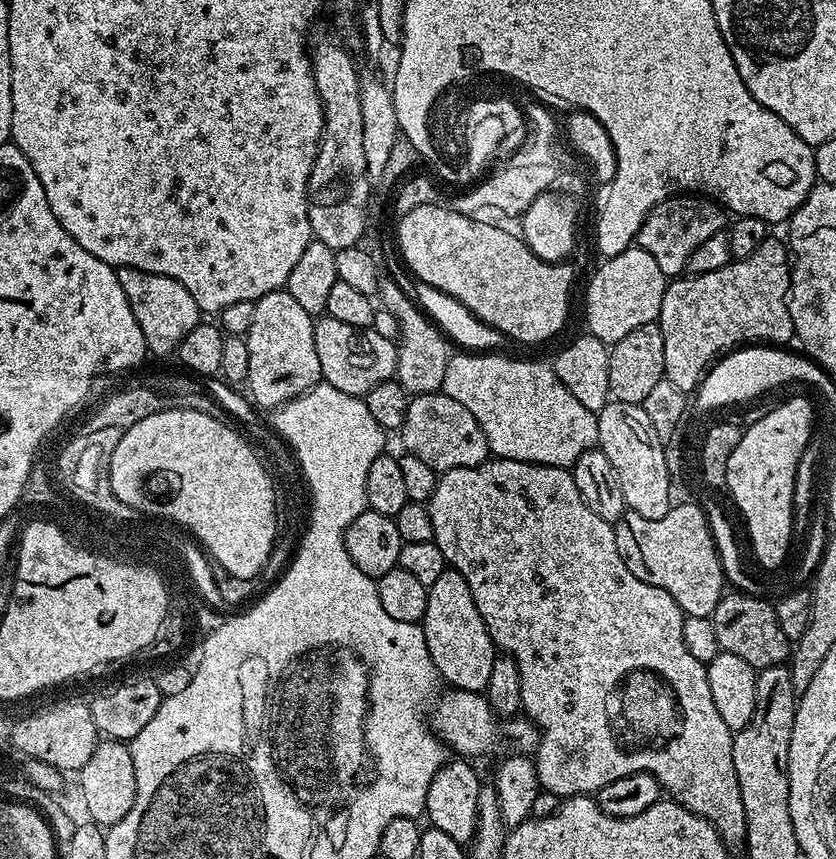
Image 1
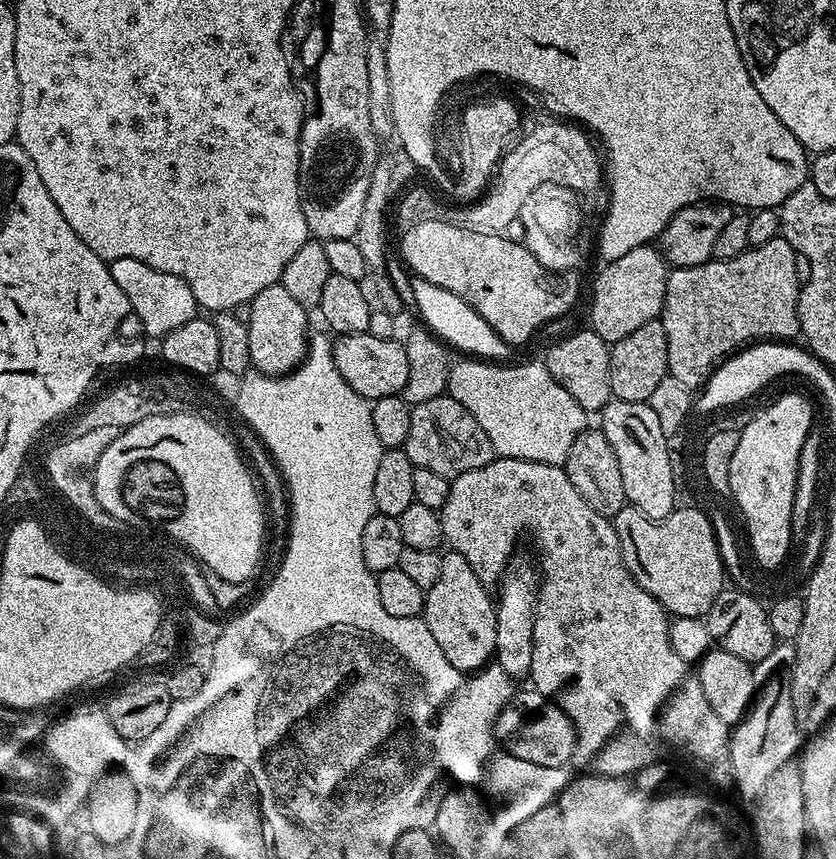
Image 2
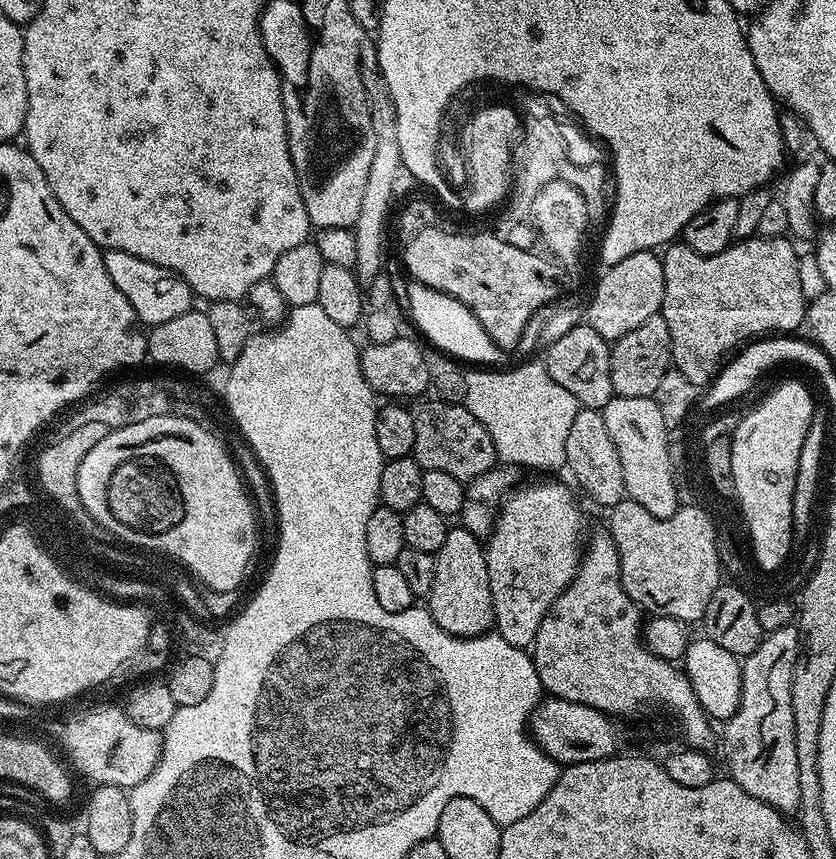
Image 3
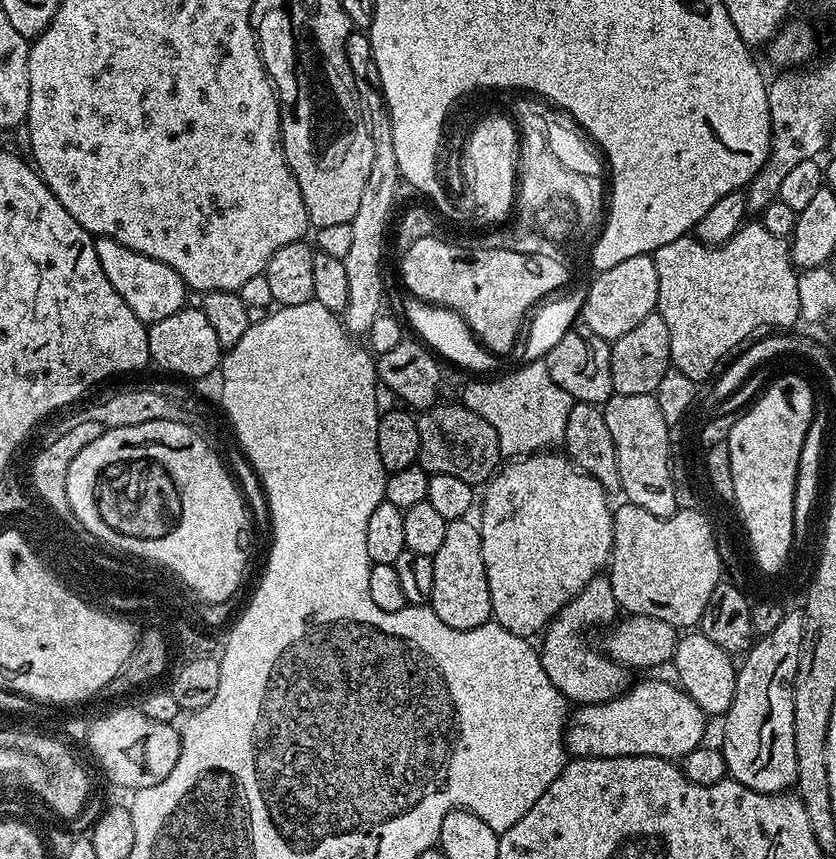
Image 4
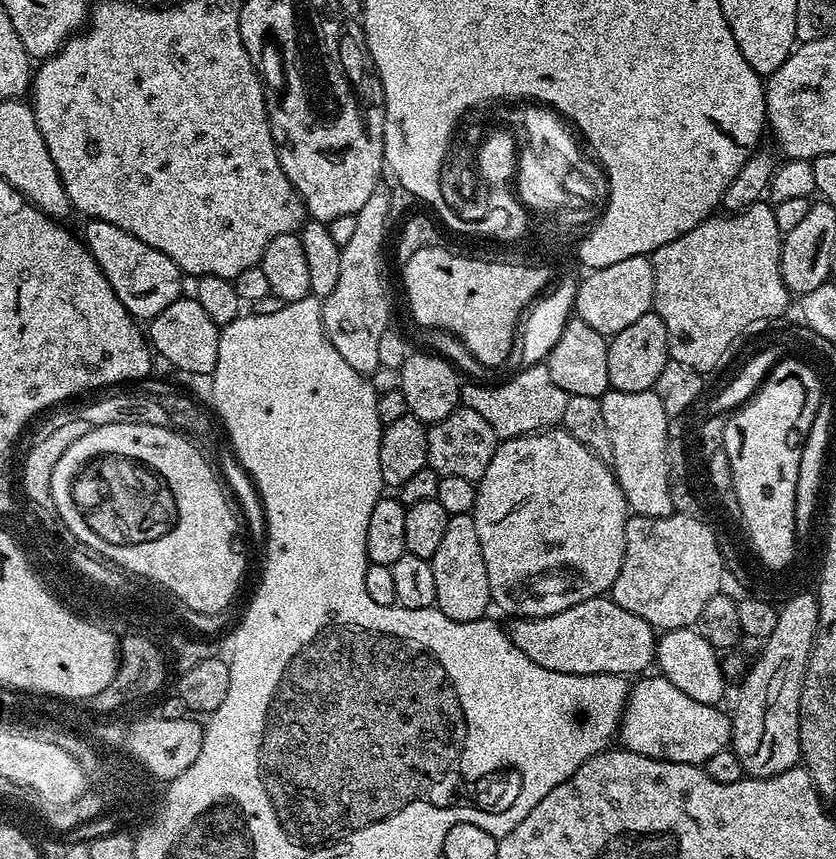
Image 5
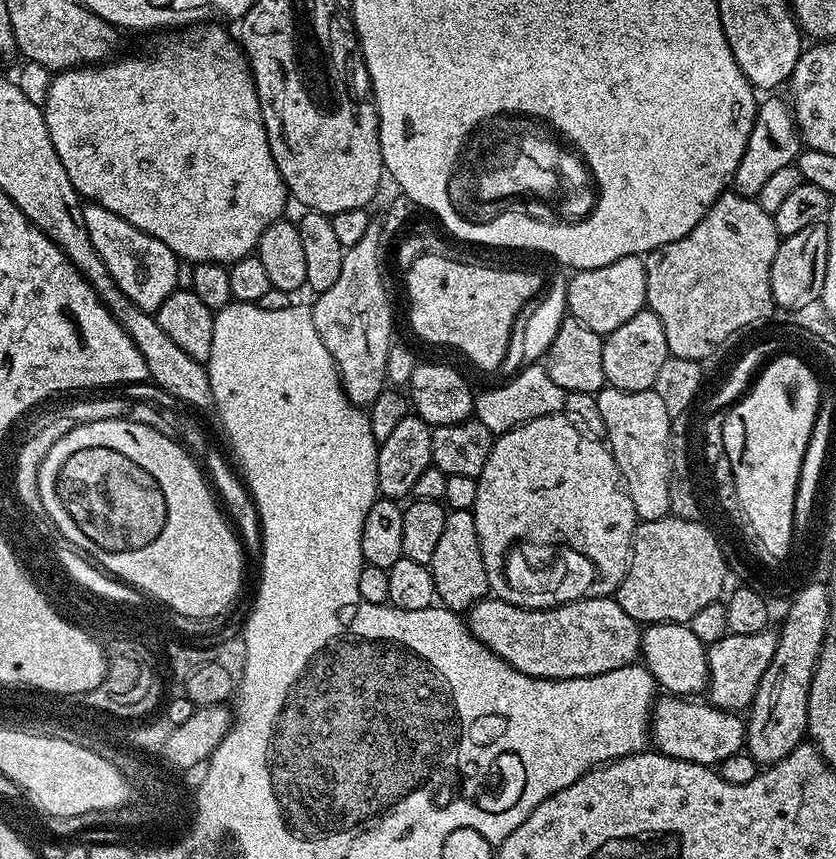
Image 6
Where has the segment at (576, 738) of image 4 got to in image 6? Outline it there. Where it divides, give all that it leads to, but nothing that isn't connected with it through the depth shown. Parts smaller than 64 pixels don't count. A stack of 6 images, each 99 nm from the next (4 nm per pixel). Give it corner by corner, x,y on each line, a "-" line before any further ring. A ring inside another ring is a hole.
661,695
655,701
650,717
650,740
655,751
661,752
663,756
718,766
726,758
730,758
730,754
745,747
746,724
735,712
725,712
711,703
699,704
698,701
696,698

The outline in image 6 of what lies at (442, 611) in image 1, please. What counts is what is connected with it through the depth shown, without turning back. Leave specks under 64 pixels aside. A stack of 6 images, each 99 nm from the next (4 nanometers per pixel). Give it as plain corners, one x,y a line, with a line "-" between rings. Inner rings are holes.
451,510
447,513
446,526
442,526
442,535
438,547
434,549
430,567
436,587
436,600
457,614
467,613
478,601
489,595
486,566
482,562
482,546
478,542
478,530
474,526
471,510

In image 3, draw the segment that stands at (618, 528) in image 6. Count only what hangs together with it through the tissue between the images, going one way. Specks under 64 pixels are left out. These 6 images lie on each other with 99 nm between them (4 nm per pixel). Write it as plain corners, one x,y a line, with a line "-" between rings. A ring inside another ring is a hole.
540,480
525,488
517,487
501,504
487,537
494,632
506,638
510,646
531,649
553,604
580,569
586,531
584,512
576,501
577,493
573,492
556,480

